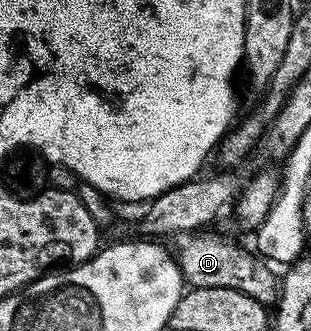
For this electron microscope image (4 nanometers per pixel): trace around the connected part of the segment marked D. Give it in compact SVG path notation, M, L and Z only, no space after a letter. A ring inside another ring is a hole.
M202 230L174 235L171 246L184 281L193 288L233 288L234 291L244 292L258 303L274 305L278 301L281 285L278 275L275 276L273 272L275 270L252 249L247 250L211 232L213 231Z

